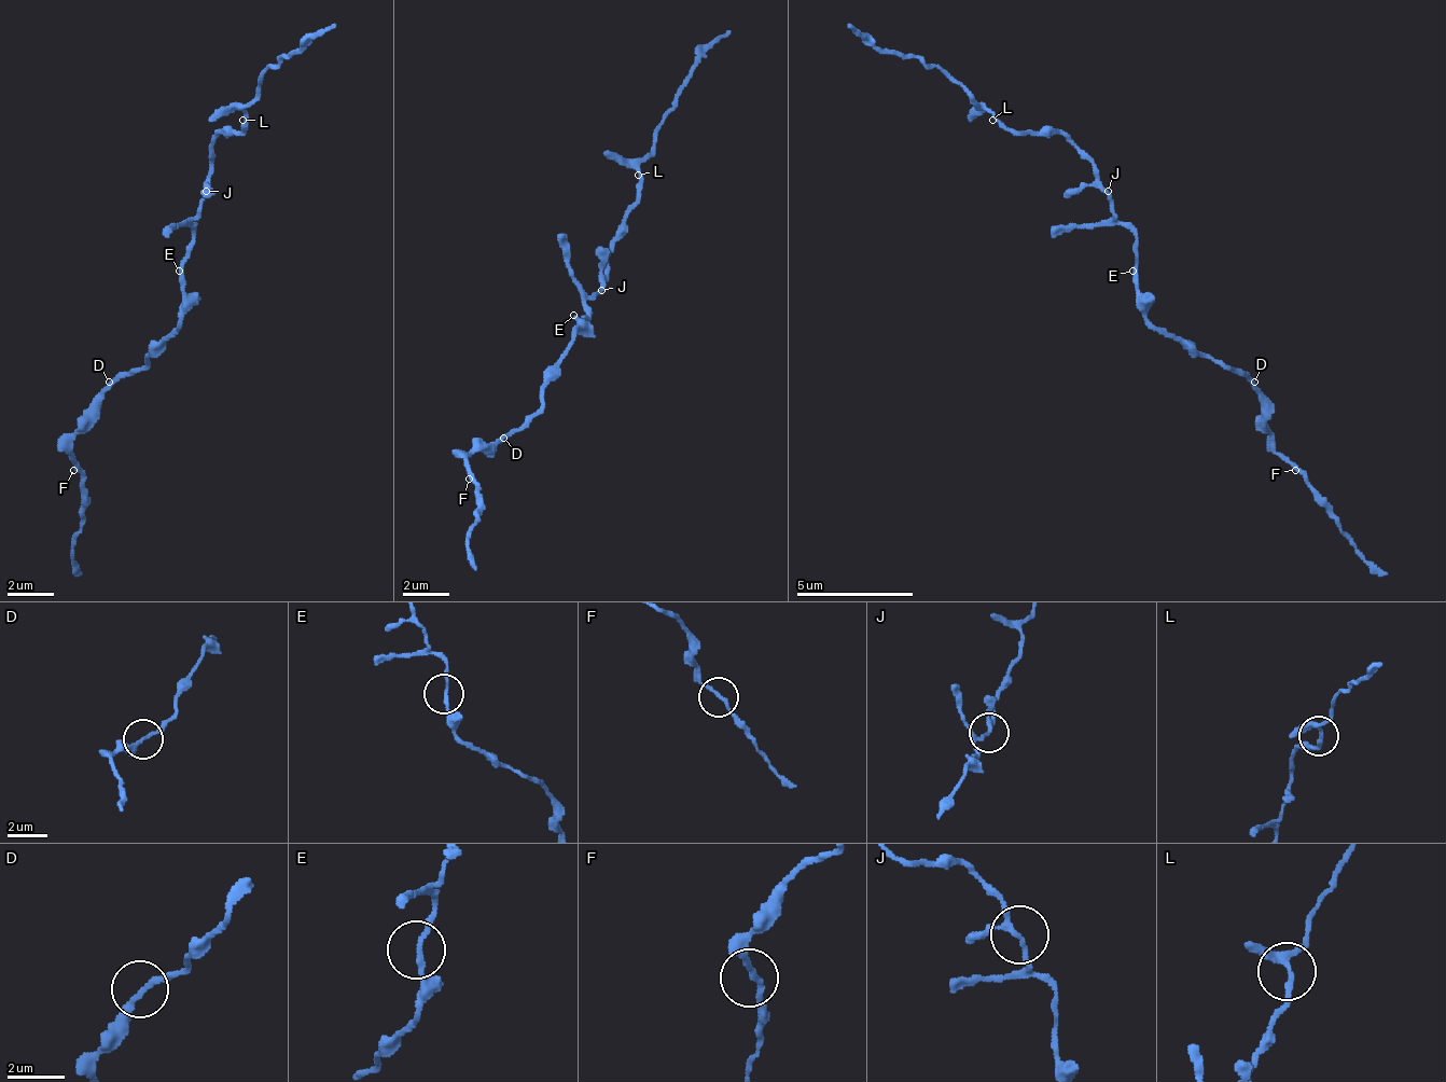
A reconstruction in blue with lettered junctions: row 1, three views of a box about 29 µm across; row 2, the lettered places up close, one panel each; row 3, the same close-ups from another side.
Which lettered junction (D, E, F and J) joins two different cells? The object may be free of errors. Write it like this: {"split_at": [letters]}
{"split_at": []}

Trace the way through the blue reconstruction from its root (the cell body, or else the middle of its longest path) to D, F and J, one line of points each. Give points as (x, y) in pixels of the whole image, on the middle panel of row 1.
D: (580, 320), (556, 373), (544, 385), (544, 402), (515, 431), (503, 438)
F: (580, 320), (556, 373), (544, 385), (544, 402), (515, 431), (474, 449), (469, 455), (469, 479)
J: (580, 320), (585, 320), (585, 303), (597, 291), (602, 291)

